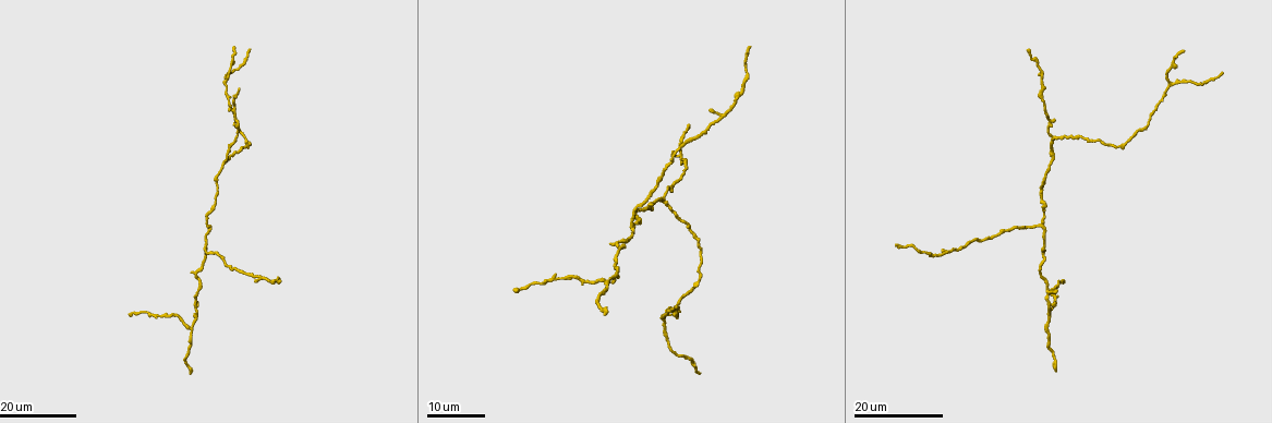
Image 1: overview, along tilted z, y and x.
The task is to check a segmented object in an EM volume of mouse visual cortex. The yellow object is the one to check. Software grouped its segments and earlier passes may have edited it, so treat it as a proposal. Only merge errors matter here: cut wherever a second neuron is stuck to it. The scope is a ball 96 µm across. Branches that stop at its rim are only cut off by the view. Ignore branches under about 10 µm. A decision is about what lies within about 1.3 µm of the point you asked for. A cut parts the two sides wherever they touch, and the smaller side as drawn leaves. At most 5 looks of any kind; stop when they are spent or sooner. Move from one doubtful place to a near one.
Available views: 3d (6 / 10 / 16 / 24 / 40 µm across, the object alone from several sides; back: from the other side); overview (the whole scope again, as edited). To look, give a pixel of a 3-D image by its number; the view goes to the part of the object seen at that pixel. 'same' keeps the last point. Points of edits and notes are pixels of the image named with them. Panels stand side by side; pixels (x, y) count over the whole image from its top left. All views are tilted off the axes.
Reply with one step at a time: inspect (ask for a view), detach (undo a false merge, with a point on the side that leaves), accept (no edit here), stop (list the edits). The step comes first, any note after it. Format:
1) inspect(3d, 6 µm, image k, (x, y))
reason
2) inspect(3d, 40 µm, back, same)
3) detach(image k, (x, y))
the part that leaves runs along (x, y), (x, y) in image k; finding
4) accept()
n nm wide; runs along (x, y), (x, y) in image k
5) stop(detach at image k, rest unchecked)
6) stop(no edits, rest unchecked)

inspect(3d, 16 µm, image 1, (190, 330))

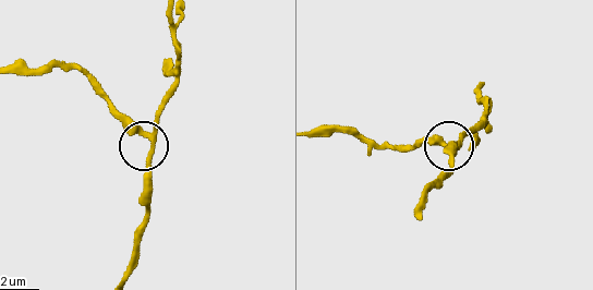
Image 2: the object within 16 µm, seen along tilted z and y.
inspect(3d, 10 µm, image 2, (143, 132))

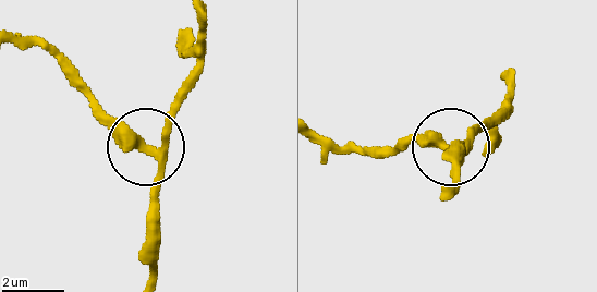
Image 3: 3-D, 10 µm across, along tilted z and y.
accept()
3 arms; one neuron here

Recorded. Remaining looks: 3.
inspect(3d, 16 µm, image 1, (674, 186))
three arms meet

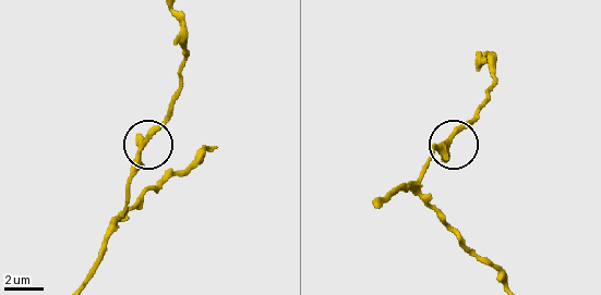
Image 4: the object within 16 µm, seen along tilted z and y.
inspect(3d, 6 µm, image 4, (453, 138))

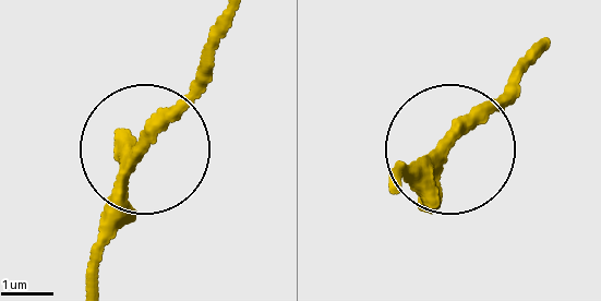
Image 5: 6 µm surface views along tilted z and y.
accept()
runs along (85, 281), (154, 122), (209, 77) in image 5; continuous, no second neuron

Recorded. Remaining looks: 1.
stop(no edits, rest unchecked)

